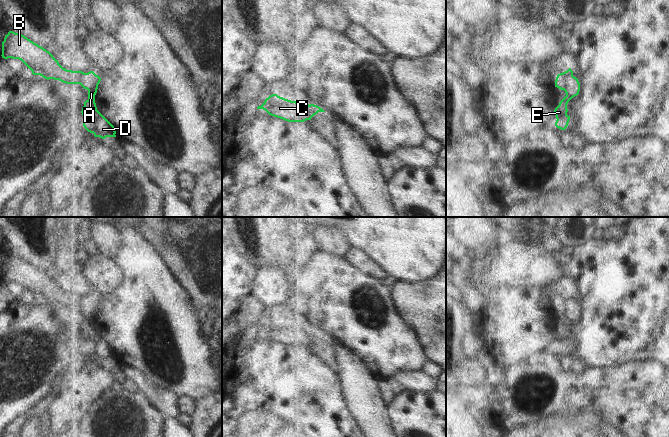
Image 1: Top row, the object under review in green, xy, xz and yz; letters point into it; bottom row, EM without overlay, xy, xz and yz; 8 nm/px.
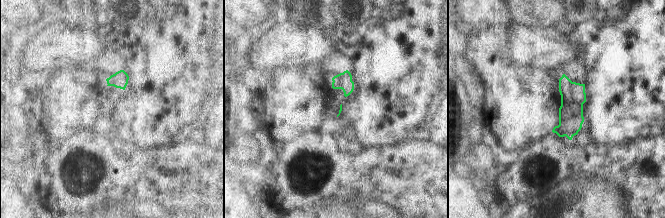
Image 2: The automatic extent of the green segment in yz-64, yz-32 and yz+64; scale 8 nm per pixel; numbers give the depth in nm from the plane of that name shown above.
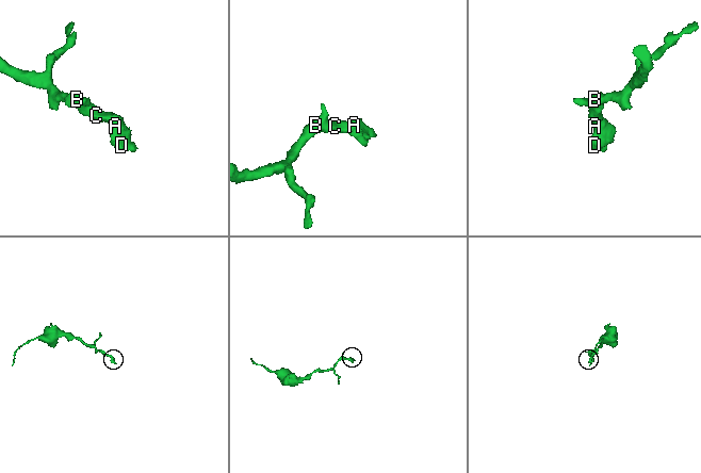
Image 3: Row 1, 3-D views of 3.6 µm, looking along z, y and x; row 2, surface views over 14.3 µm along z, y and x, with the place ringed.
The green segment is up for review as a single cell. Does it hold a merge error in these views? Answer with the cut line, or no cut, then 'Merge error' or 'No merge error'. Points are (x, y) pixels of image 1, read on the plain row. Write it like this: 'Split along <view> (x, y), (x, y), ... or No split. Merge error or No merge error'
No split. No merge error

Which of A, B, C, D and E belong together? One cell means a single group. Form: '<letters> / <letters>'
A B C D E

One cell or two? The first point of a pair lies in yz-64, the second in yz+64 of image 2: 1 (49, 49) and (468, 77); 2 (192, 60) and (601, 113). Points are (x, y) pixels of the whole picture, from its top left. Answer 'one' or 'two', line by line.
1: two
2: one

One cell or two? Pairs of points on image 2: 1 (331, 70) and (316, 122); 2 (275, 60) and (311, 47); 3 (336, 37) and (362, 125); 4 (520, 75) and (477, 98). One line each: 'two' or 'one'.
1: two
2: one
3: one
4: two

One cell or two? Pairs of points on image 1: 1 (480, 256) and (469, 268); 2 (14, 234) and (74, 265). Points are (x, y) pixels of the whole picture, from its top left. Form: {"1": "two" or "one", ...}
{"1": "one", "2": "two"}

